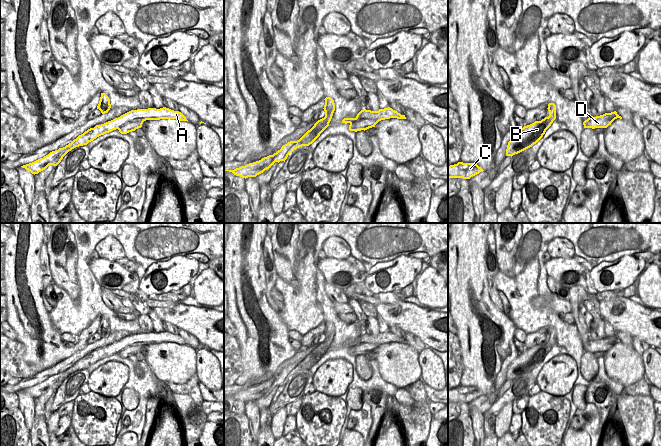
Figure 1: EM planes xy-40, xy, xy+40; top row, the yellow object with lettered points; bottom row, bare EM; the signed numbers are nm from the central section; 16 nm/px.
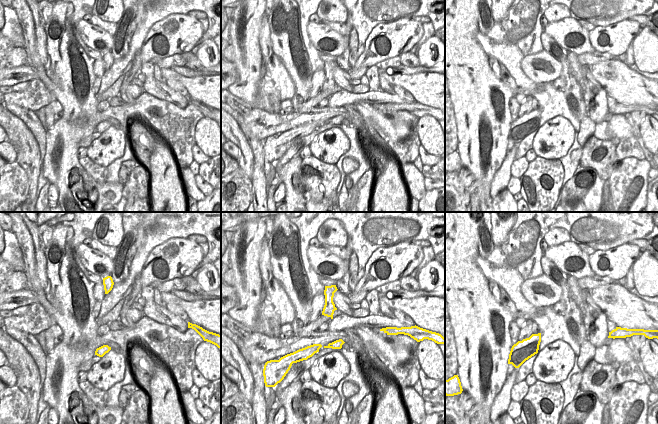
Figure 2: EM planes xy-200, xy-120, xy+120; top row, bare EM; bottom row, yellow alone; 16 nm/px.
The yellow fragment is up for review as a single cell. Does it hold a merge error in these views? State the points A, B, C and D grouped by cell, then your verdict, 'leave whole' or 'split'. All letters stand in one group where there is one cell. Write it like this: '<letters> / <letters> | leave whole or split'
A B C / D | split

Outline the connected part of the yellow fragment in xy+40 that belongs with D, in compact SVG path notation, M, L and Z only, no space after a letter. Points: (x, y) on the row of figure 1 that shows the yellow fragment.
M609 115L601 117L590 116L587 120L583 122L584 128L607 128L615 118L611 118Z

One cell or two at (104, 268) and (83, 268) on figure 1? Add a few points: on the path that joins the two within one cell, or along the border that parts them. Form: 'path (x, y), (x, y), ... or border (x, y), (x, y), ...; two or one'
border (90, 260), (90, 270), (101, 287); two

